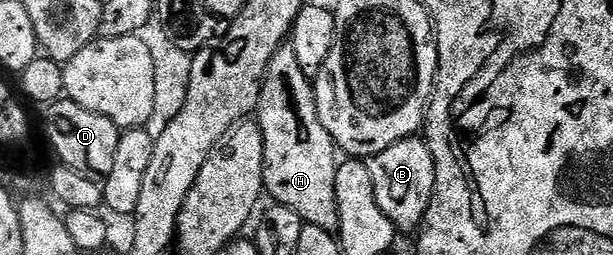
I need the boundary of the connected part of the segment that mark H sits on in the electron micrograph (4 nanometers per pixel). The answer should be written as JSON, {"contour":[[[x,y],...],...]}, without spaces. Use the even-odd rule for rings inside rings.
{"contour":[[[283,45],[268,65],[256,122],[264,137],[265,194],[274,198],[277,206],[292,209],[303,223],[337,232],[340,213],[336,205],[336,173],[340,152],[328,129],[324,129],[324,121],[320,121],[311,76],[288,45]]]}

